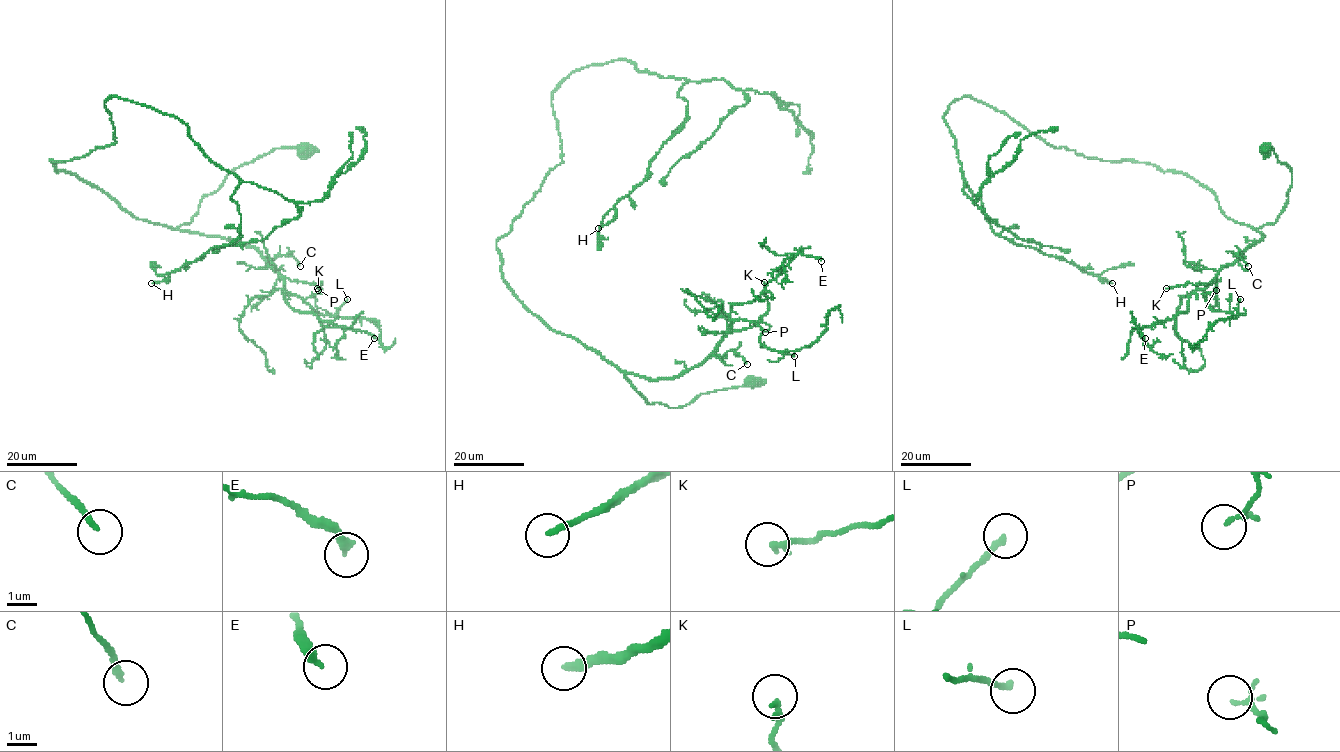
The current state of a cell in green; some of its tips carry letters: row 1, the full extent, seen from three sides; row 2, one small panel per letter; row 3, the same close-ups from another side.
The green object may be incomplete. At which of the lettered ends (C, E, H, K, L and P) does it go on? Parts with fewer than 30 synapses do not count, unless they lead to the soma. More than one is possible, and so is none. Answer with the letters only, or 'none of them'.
H

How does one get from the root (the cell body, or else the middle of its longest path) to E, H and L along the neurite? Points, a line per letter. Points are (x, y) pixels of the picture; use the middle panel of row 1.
E: (751, 381), (668, 407), (625, 373), (672, 379), (700, 365), (732, 305), (755, 301), (797, 255), (821, 261)
H: (751, 381), (649, 404), (502, 272), (562, 162), (552, 91), (617, 59), (684, 78), (688, 120), (598, 228)
L: (751, 381), (668, 407), (649, 404), (625, 373), (682, 375), (736, 318), (758, 325), (763, 344), (794, 356)

